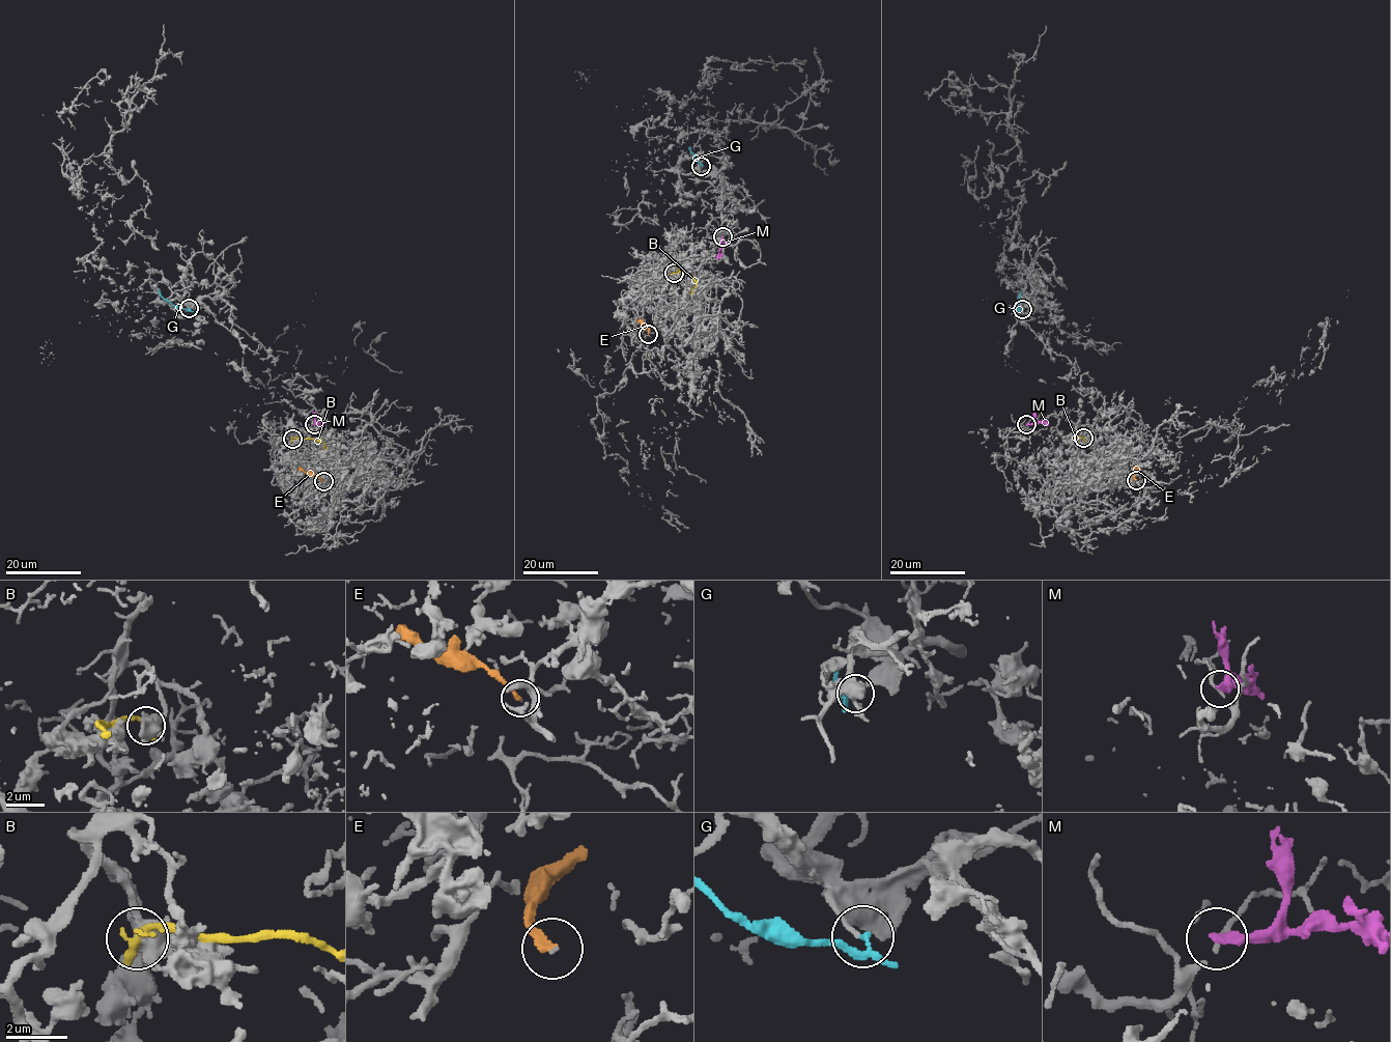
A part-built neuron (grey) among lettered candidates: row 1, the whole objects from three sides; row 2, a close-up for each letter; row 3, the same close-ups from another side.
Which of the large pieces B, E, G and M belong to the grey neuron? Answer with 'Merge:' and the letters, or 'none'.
Merge: none

